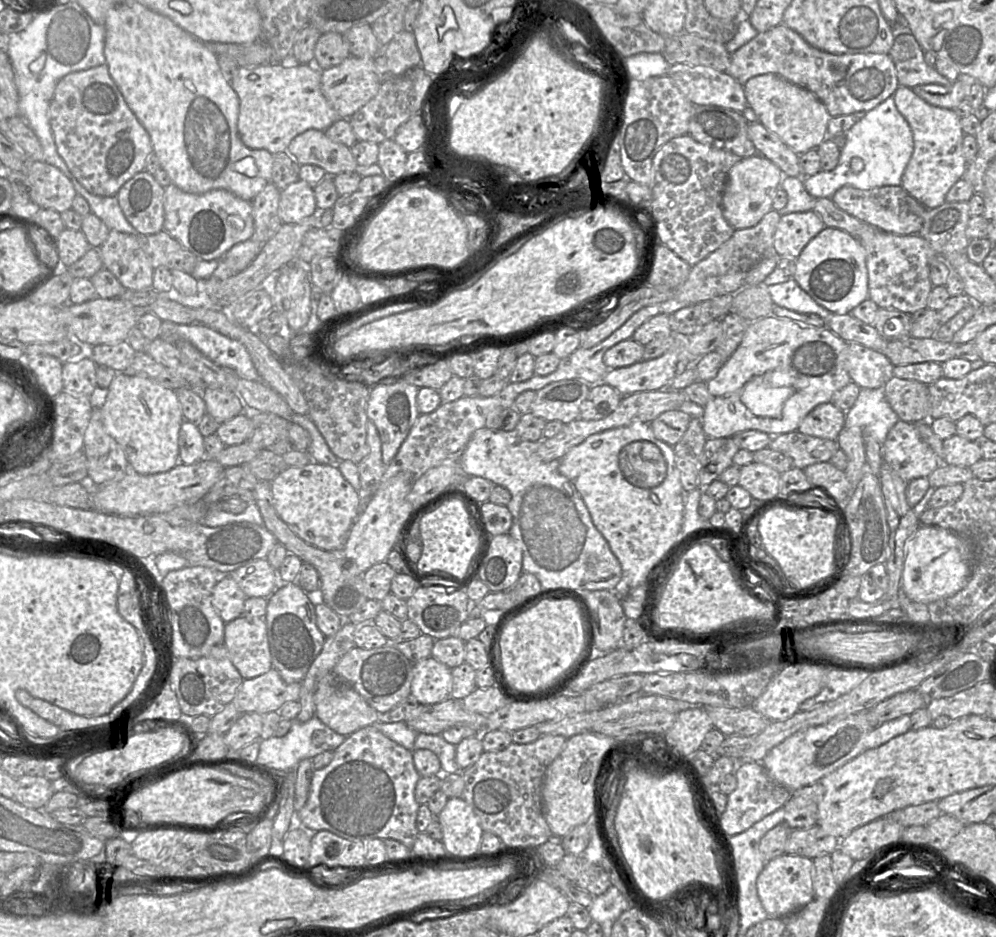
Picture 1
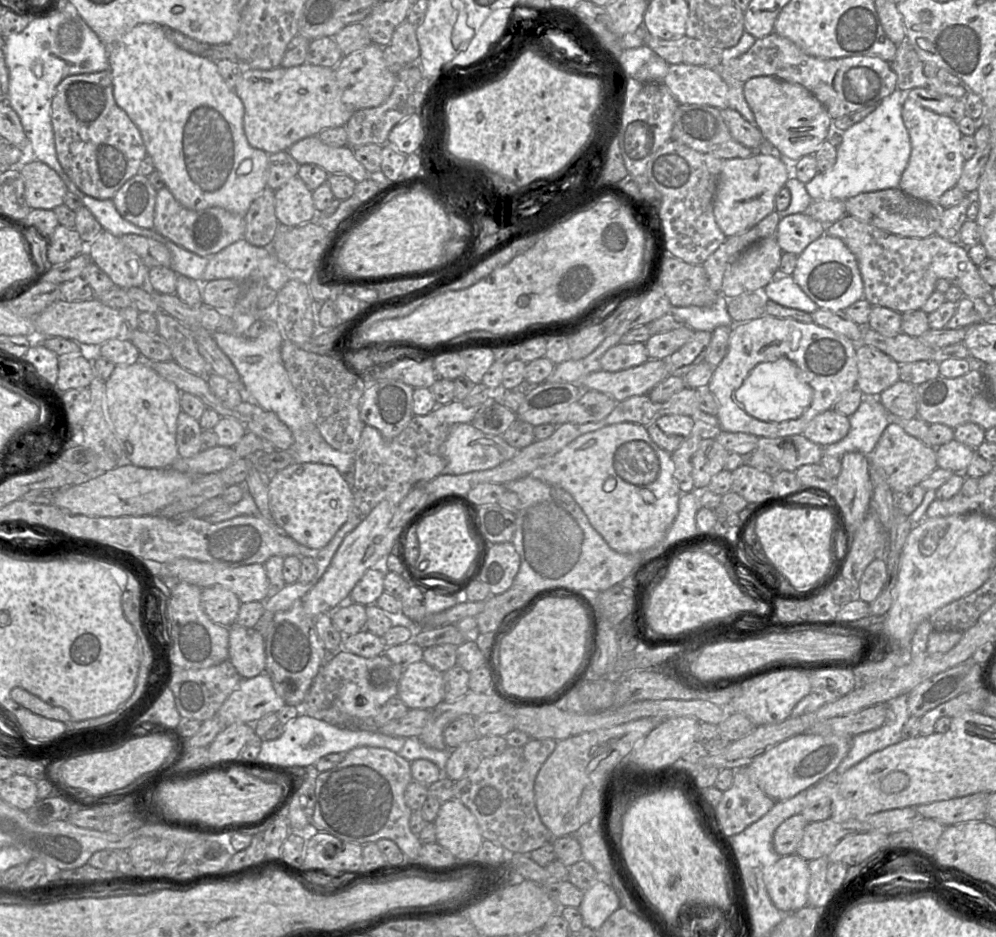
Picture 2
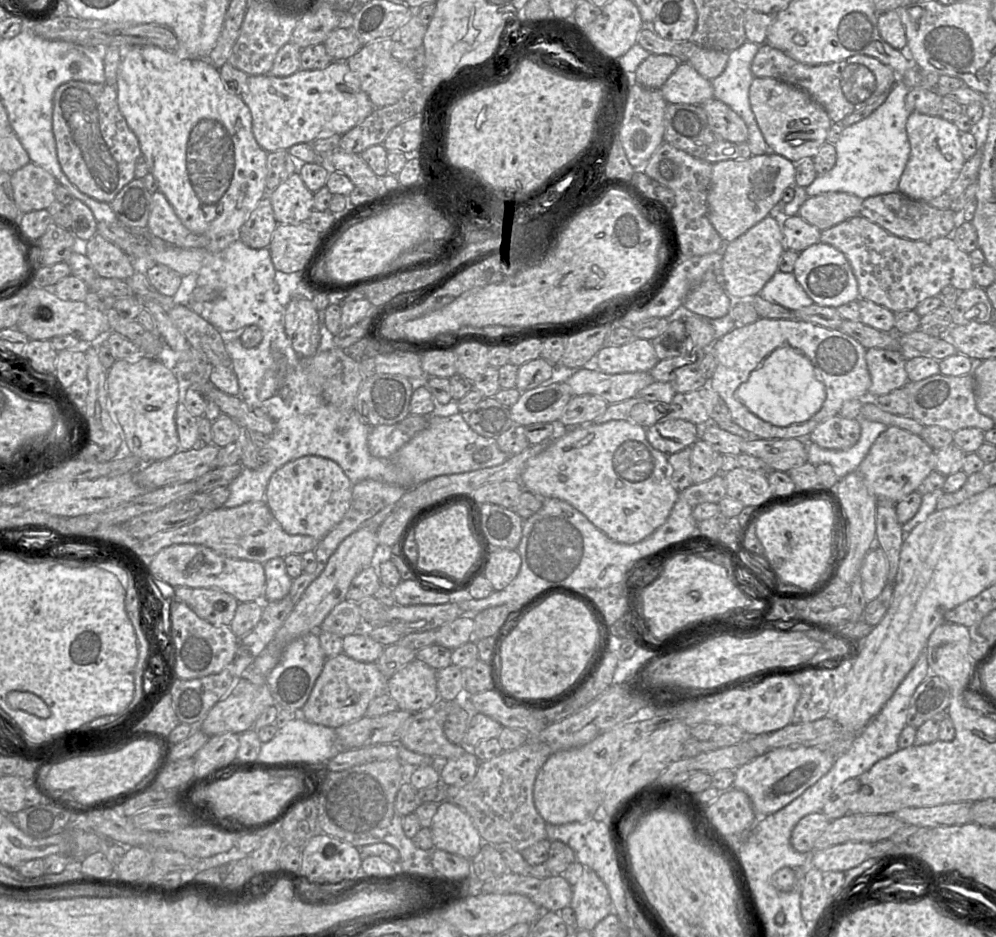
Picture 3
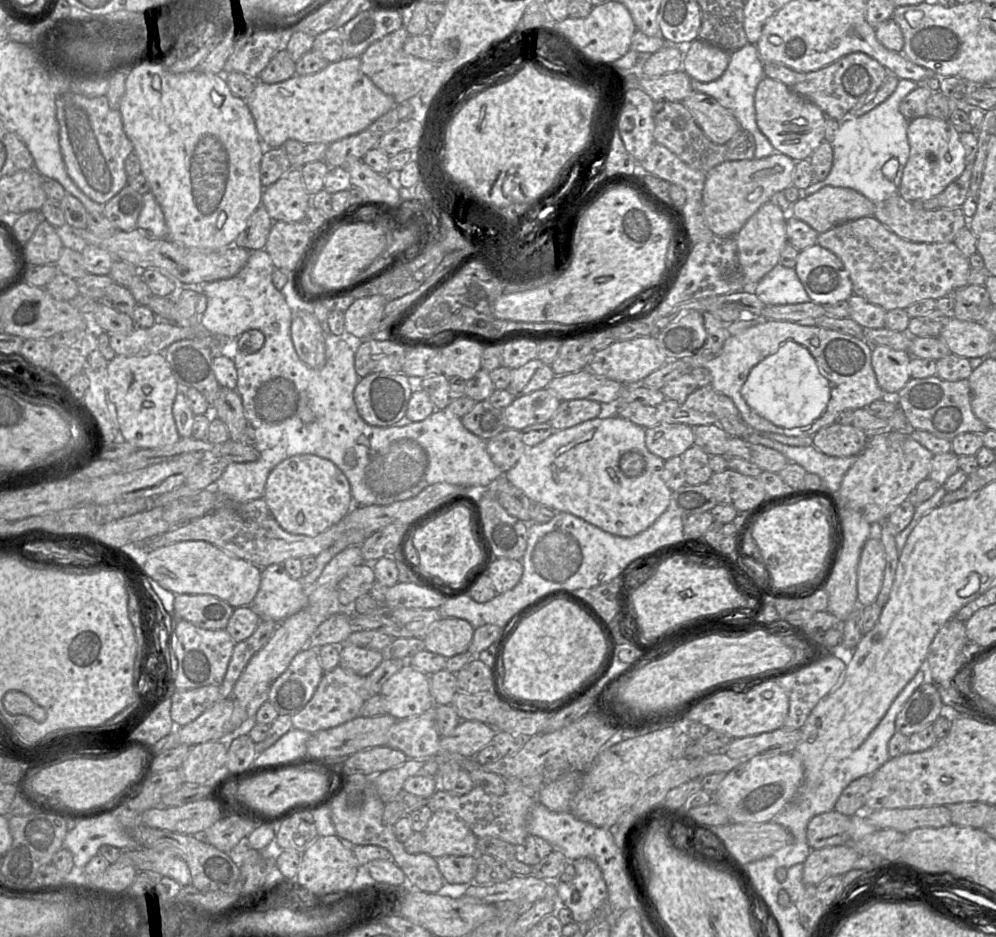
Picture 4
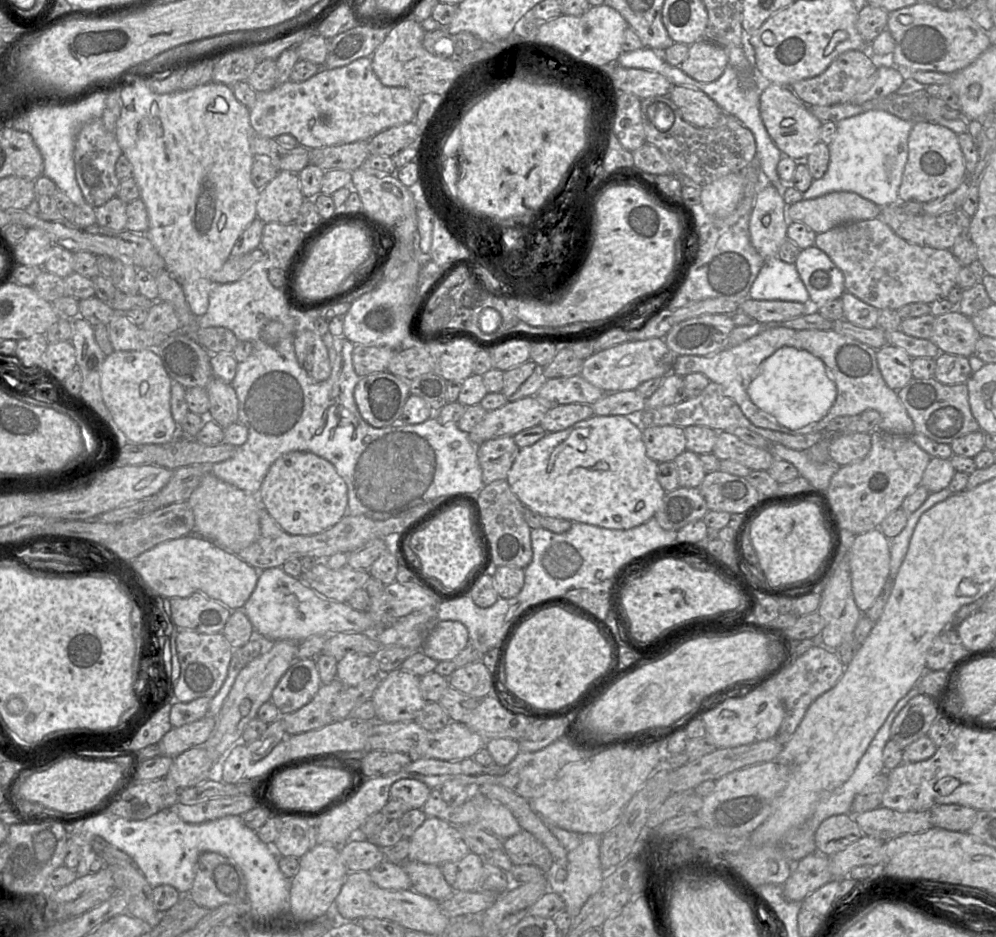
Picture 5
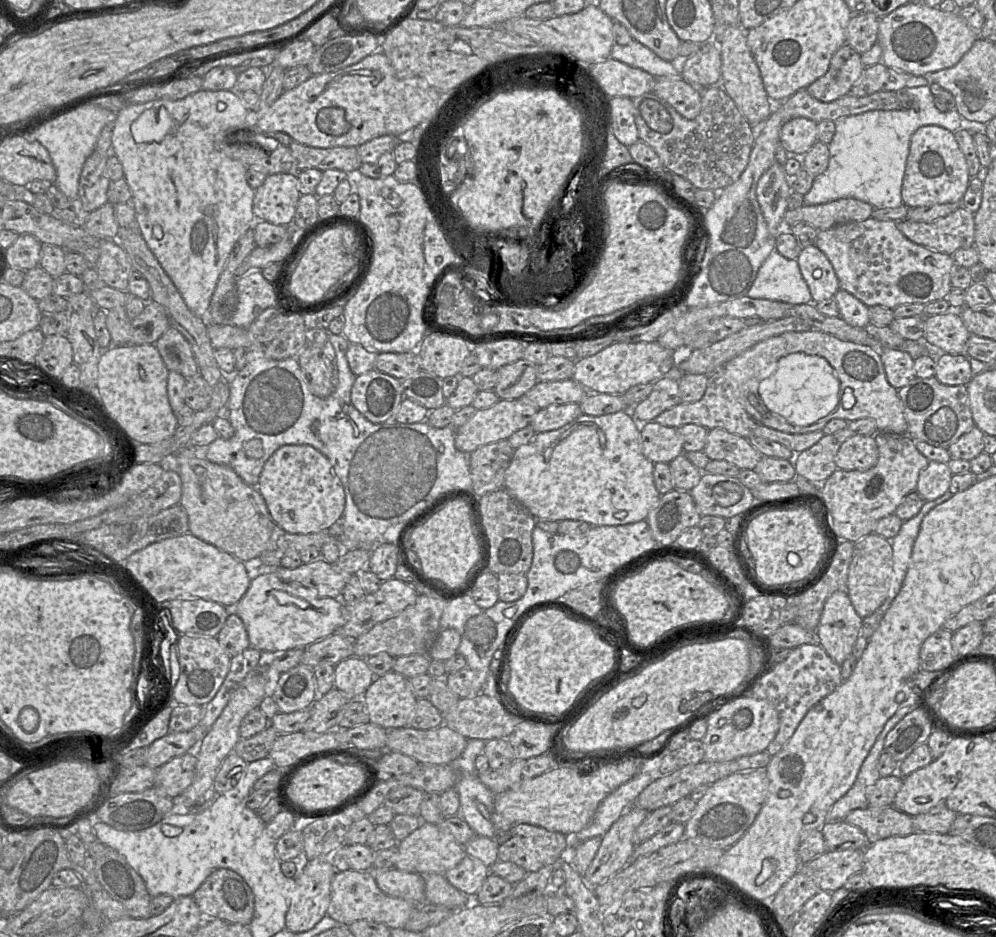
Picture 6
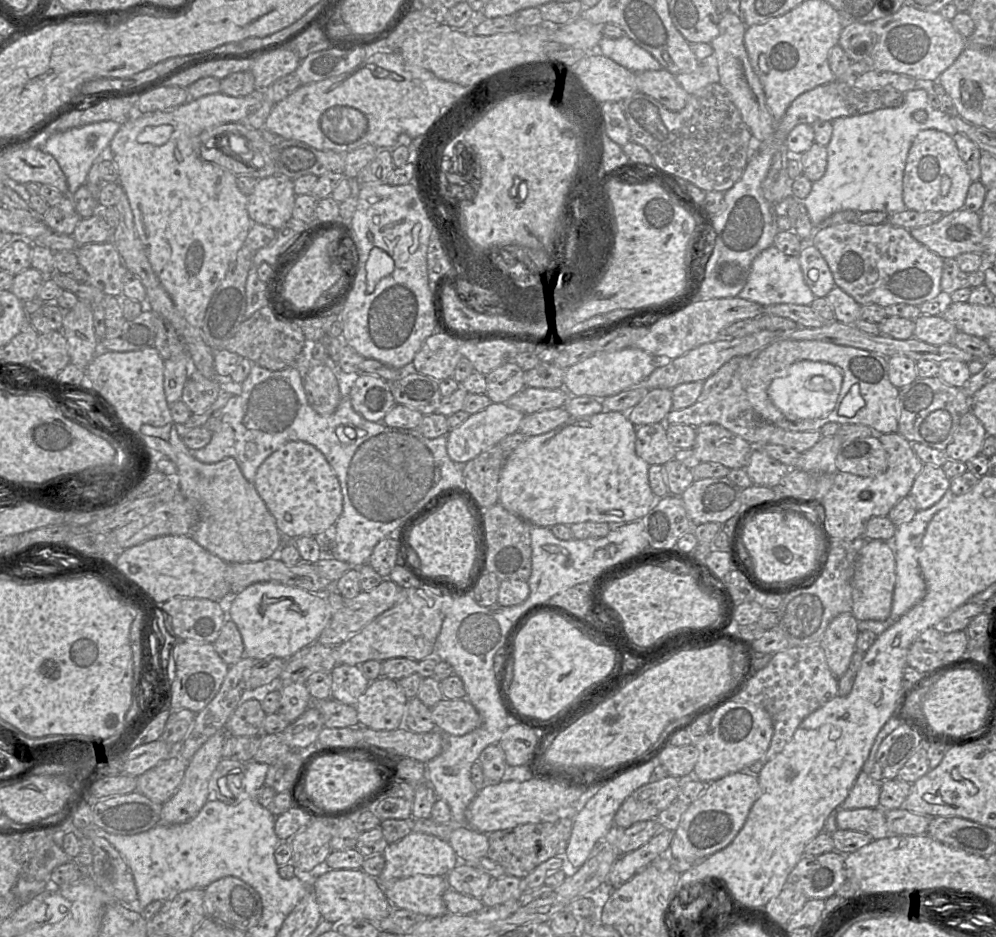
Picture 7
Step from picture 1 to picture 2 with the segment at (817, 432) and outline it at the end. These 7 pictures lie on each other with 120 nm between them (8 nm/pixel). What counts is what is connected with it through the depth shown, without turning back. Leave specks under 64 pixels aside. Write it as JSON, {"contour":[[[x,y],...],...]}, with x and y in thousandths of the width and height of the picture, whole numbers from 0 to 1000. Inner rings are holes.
{"contour":[[[833,436],[817,445],[806,465],[827,477],[845,470],[852,459],[852,446]]]}

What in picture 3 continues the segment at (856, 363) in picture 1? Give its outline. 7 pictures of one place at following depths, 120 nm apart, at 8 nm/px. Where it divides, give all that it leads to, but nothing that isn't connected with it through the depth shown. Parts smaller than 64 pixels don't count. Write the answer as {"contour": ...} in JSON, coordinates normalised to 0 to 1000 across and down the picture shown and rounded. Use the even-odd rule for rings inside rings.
{"contour":[[[884,371],[869,374],[869,387],[874,402],[872,425],[880,425],[906,414],[913,407],[910,383],[903,375]]]}

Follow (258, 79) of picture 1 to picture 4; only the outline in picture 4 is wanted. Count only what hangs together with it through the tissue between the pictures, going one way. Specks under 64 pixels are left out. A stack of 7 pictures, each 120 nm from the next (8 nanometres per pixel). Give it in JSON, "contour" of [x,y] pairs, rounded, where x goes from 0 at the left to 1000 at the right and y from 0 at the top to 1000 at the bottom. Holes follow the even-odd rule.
{"contour":[[[361,61],[343,62],[340,65],[329,67],[326,73],[316,79],[304,81],[296,79],[294,82],[276,90],[256,86],[256,93],[246,108],[254,124],[258,142],[269,158],[282,157],[290,148],[305,155],[332,154],[363,141],[398,113],[396,105],[384,98],[363,77]]]}

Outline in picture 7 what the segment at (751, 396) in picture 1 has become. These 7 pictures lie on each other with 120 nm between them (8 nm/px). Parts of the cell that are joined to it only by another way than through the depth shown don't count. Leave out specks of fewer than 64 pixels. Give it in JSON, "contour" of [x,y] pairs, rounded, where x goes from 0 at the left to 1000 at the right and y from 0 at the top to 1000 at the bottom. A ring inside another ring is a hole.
{"contour":[[[804,384],[794,388],[788,401],[776,404],[770,418],[775,430],[792,446],[820,447],[837,436],[845,408],[845,396],[839,390],[831,386]],[[818,401],[825,401],[829,407],[832,407],[835,410],[835,416],[810,414],[810,407]]]}

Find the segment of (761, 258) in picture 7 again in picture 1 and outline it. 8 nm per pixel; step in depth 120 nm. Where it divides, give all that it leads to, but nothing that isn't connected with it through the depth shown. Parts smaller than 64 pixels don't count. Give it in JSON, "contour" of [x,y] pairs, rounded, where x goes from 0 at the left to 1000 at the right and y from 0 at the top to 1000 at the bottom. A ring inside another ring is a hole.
{"contour":[[[792,297],[787,302],[773,304],[769,307],[780,327],[803,335],[819,335],[828,343],[833,336],[836,336],[822,326],[796,297]]]}

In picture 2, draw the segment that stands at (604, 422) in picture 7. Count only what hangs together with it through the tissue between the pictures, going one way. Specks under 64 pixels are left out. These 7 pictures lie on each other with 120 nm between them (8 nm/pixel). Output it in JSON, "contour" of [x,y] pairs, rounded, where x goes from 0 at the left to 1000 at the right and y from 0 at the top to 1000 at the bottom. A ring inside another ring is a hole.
{"contour":[[[621,450],[582,464],[537,506],[570,524],[610,582],[624,591],[662,581],[681,549],[686,527],[677,509],[674,483],[654,469],[649,455]]]}

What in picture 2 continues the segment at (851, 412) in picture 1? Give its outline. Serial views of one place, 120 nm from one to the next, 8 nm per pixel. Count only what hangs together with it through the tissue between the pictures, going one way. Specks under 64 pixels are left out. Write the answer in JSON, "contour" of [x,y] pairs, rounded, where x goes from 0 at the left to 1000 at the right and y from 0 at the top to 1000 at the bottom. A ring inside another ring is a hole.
{"contour":[[[868,424],[860,439],[851,446],[851,463],[843,471],[827,476],[827,486],[845,489],[850,482],[863,482],[872,488],[894,453],[892,439],[882,424]]]}

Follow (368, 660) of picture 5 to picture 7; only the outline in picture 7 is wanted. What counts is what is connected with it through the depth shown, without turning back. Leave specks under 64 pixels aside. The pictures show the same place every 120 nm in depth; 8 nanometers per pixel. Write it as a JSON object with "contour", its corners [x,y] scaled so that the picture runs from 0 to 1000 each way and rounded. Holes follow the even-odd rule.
{"contour":[[[338,709],[332,716],[332,744],[339,749],[357,753],[371,730],[359,710]]]}

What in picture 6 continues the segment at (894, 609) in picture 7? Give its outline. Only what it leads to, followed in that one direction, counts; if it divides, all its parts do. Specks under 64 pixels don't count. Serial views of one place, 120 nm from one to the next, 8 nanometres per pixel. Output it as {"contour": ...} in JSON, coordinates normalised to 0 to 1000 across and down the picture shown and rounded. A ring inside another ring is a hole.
{"contour":[[[952,523],[945,530],[930,535],[921,550],[913,555],[907,556],[902,570],[897,575],[892,575],[895,577],[897,587],[897,607],[891,635],[893,639],[891,642],[897,642],[905,629],[914,603],[918,580],[922,572],[927,553],[935,543],[951,535],[956,528],[957,527]]]}

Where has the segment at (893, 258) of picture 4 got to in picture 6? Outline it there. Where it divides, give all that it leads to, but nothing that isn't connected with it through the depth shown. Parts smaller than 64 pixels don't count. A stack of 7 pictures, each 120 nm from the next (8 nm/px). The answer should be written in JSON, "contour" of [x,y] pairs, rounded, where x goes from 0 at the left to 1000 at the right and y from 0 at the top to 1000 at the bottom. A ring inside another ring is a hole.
{"contour":[[[873,232],[867,236],[850,237],[832,244],[821,245],[818,263],[824,267],[842,298],[846,308],[871,328],[885,326],[898,330],[907,324],[932,324],[936,321],[950,319],[956,308],[955,295],[959,285],[956,272],[940,269],[910,254],[902,244],[901,237],[881,235]]]}

